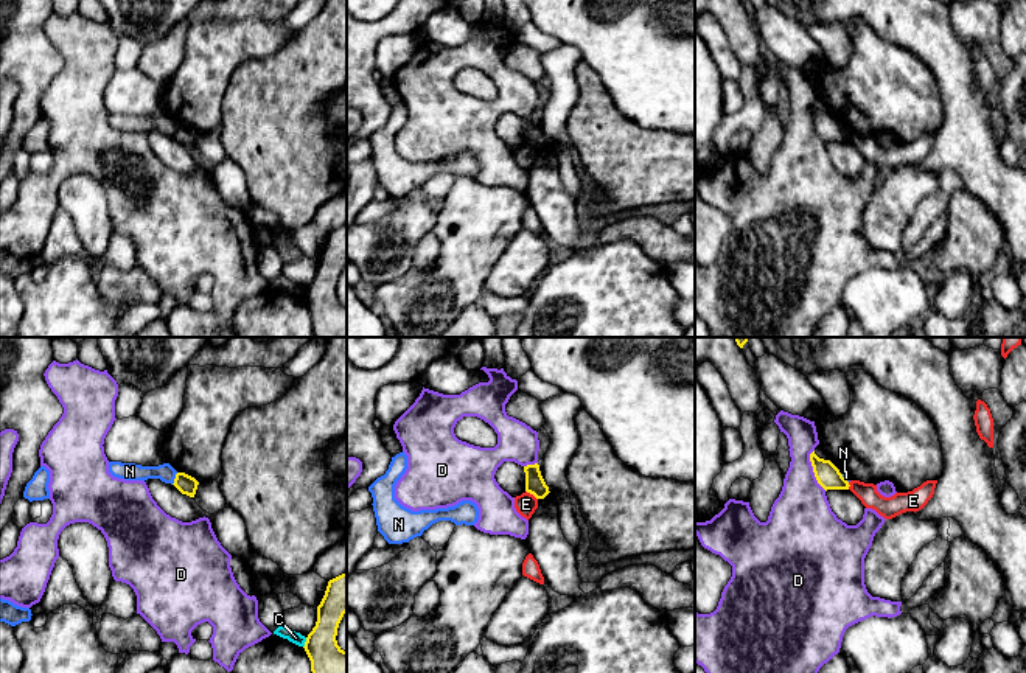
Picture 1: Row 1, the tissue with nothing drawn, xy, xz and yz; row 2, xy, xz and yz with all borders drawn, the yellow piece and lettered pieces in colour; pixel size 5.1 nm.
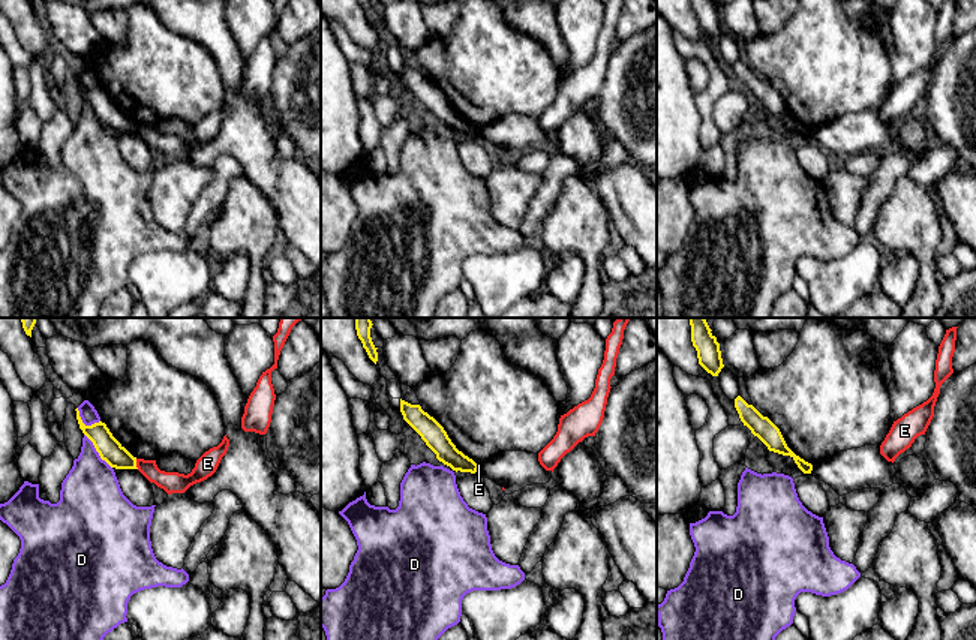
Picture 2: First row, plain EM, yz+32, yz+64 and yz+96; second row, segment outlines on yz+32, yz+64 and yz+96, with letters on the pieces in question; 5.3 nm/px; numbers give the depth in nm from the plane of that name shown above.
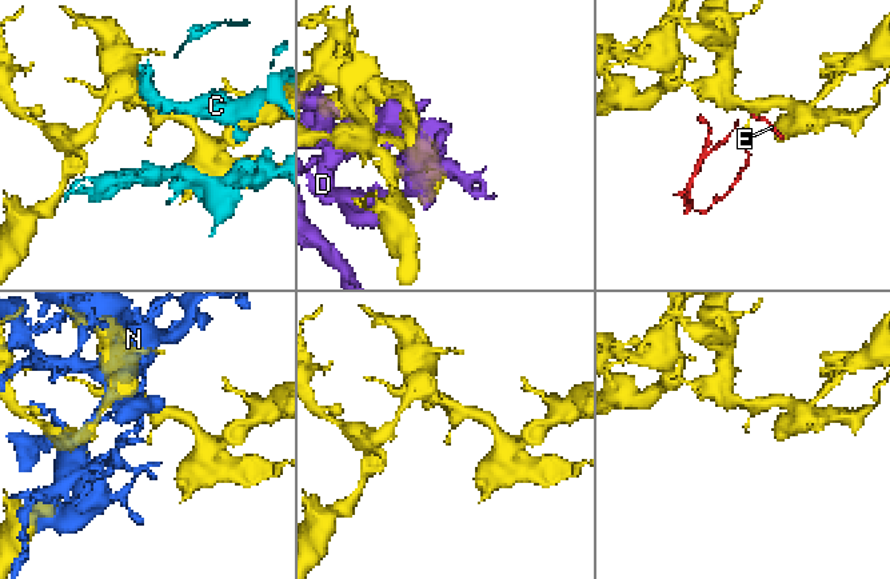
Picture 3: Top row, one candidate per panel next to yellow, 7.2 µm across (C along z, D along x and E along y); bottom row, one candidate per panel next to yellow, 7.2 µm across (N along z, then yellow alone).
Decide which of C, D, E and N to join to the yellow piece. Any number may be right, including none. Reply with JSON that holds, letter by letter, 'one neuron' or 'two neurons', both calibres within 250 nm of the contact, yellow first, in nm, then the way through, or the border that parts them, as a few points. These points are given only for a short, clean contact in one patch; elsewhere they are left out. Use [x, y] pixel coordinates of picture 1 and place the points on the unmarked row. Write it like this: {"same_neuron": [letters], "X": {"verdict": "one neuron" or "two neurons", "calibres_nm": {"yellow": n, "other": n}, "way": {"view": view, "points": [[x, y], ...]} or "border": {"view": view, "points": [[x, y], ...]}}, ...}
{"same_neuron": [], "C": {"verdict": "two neurons", "calibres_nm": {"yellow": 260, "other": 60}}, "D": {"verdict": "two neurons", "calibres_nm": {"yellow": 120, "other": 320}}, "E": {"verdict": "two neurons", "calibres_nm": {"yellow": 100, "other": 120}, "border": {"view": "xz", "points": [[526, 142], [537, 151]]}}, "N": {"verdict": "two neurons", "calibres_nm": {"yellow": 100, "other": 100}}}

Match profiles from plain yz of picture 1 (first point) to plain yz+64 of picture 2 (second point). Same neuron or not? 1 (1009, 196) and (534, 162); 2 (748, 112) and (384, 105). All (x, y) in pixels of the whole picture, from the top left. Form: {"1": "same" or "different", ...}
{"1": "same", "2": "same"}

